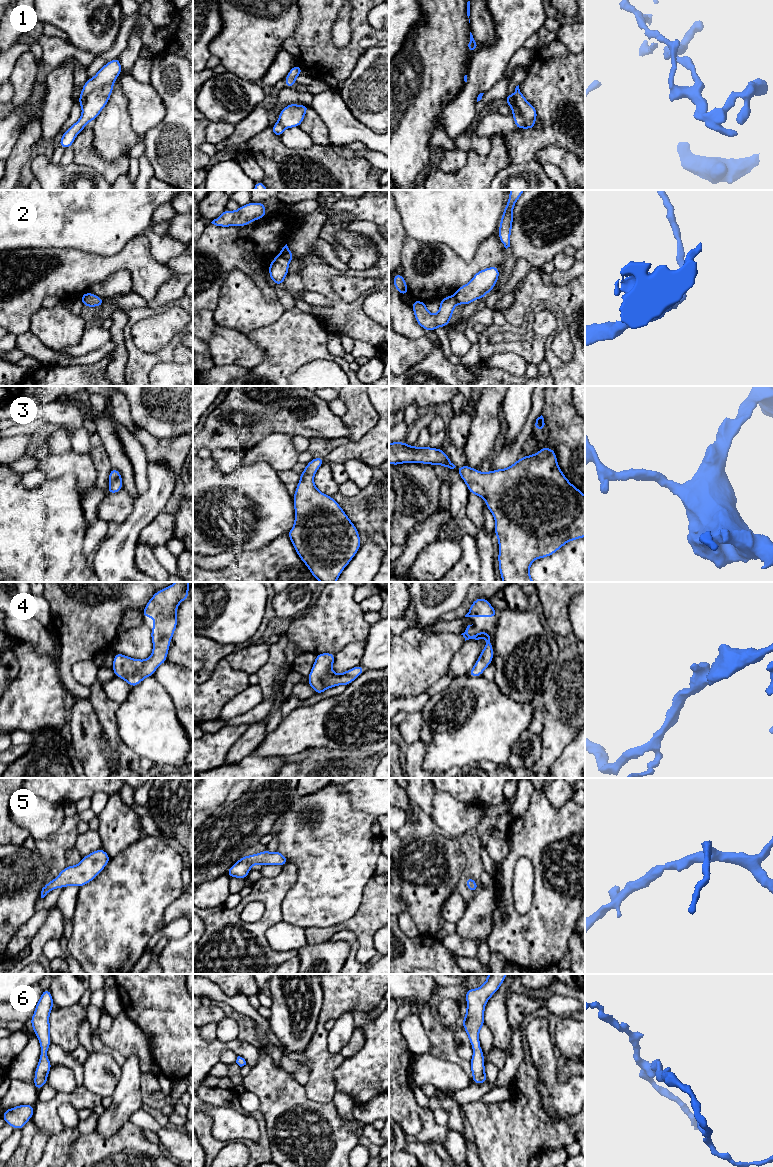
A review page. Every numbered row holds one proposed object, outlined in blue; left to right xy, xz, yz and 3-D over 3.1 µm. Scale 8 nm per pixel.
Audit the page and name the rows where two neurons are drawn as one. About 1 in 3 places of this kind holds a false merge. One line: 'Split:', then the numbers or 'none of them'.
Split: 1, 2

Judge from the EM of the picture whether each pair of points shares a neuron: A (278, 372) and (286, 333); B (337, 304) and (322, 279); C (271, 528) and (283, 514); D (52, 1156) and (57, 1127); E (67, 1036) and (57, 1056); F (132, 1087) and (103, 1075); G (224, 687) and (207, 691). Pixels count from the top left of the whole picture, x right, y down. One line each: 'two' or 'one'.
A: one
B: one
C: one
D: two
E: two
F: two
G: one

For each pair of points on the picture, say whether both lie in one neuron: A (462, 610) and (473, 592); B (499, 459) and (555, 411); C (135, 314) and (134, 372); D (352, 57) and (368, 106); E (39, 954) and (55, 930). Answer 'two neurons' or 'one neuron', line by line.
A: one neuron
B: two neurons
C: one neuron
D: two neurons
E: one neuron

